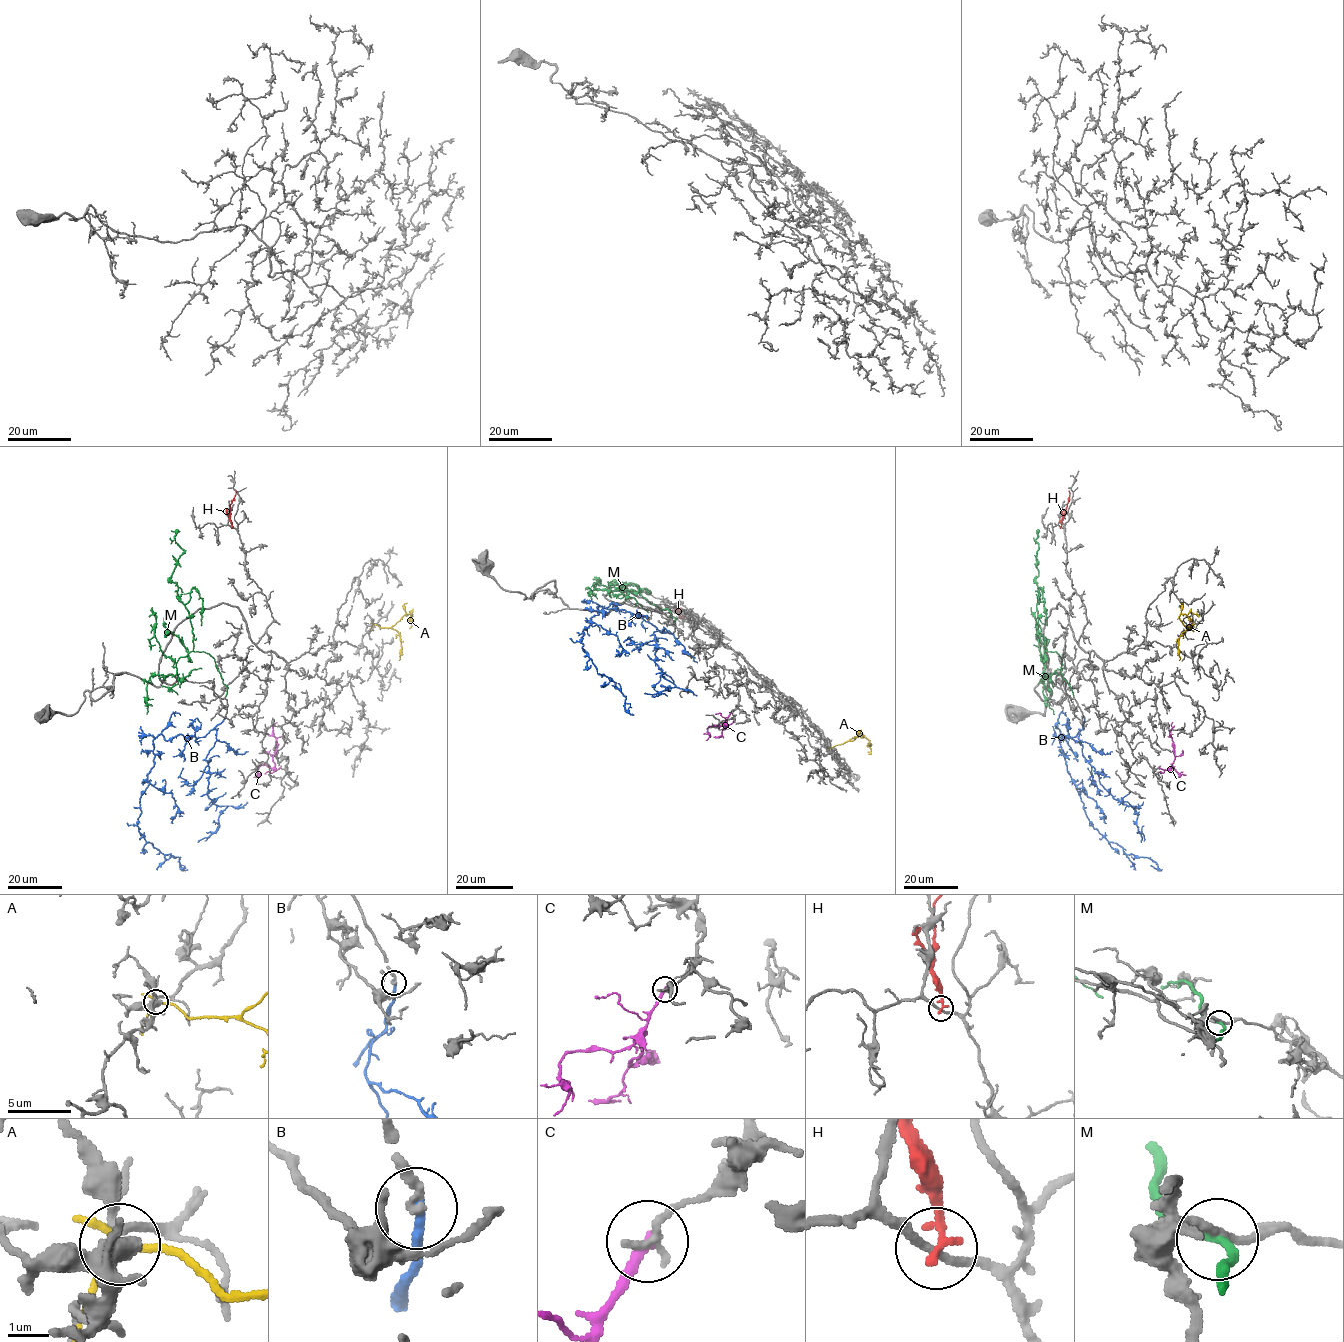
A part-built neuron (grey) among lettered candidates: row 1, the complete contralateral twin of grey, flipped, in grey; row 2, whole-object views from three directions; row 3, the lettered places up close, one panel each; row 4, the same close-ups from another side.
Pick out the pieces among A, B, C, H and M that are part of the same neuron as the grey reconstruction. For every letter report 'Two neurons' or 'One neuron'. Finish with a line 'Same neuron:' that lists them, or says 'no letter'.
A: Two neurons
B: One neuron
C: Two neurons
H: Two neurons
M: One neuron
Same neuron: B, M

